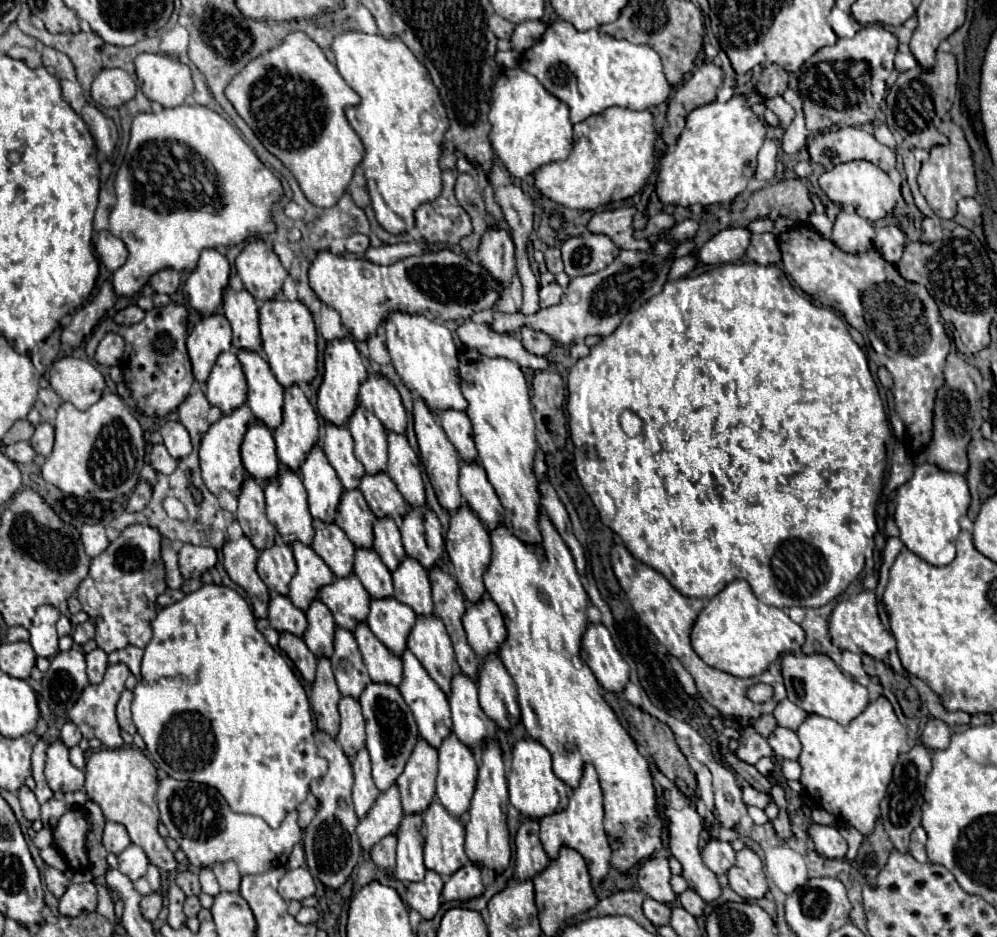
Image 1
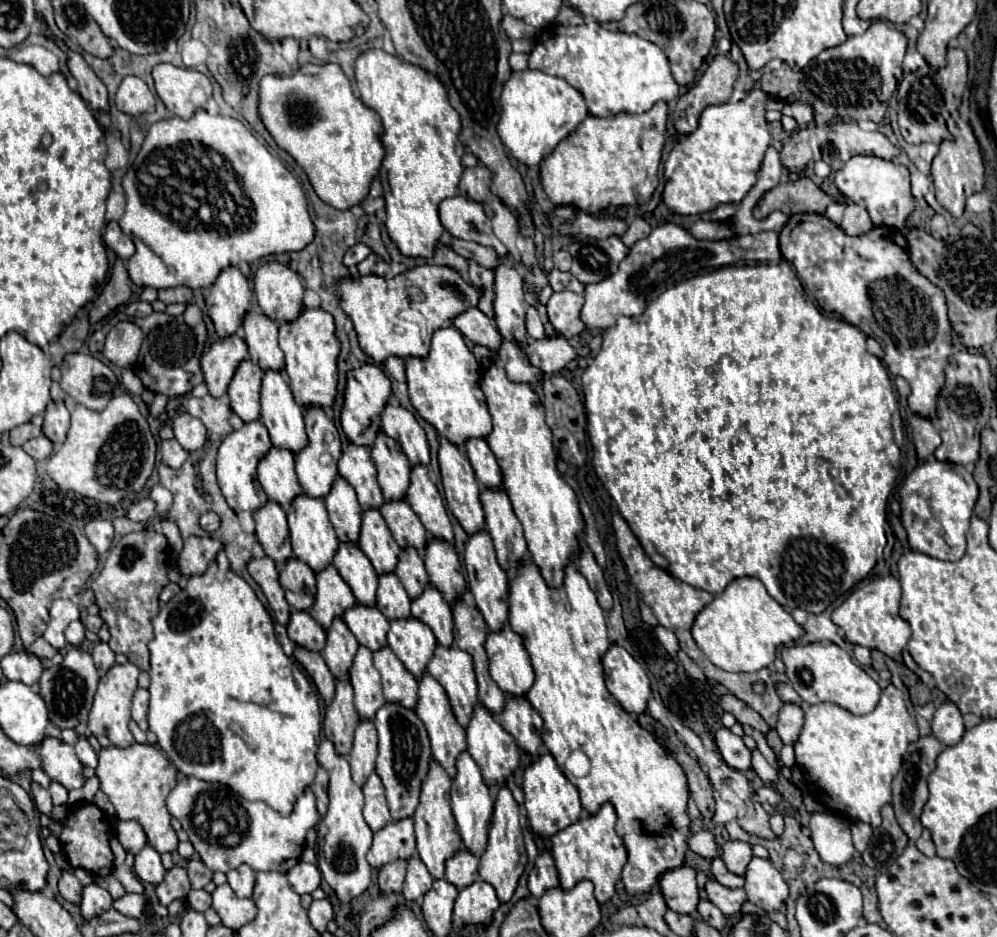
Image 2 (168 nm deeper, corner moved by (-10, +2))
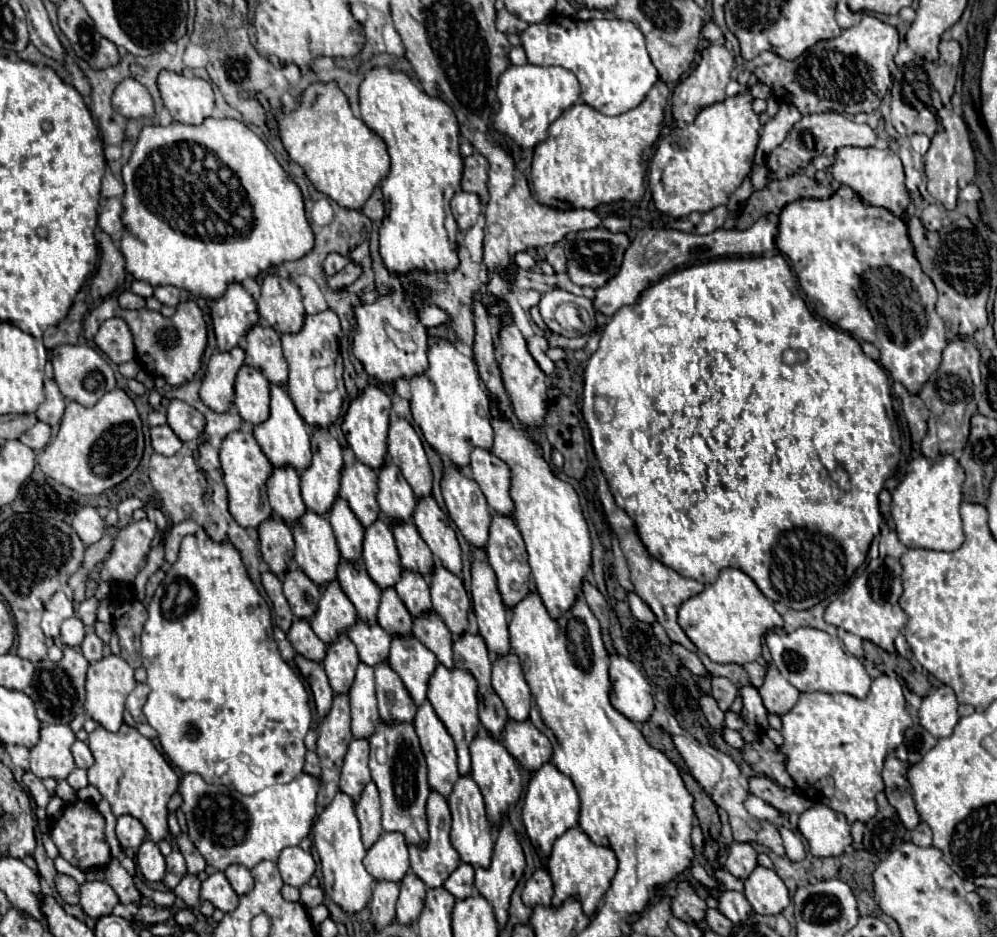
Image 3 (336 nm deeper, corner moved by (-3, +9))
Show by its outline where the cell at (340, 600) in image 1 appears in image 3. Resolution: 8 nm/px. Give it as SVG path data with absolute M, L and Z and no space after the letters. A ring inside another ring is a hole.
M358 619L358 623L348 631L348 637L356 645L362 663L374 667L378 663L388 661L392 637L380 625L368 625Z

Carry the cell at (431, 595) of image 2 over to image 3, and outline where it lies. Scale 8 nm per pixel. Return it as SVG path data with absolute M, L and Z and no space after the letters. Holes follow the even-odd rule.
M434 611L414 619L412 633L426 649L430 649L436 655L438 663L442 663L444 667L454 667L452 633L448 631L448 627L442 623L442 619Z

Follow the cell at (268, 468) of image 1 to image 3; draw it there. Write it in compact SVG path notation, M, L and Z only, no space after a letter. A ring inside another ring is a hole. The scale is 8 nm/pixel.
M290 467L274 469L268 483L268 499L274 509L274 515L280 517L284 523L294 523L294 519L302 517L306 505L300 495L300 477Z

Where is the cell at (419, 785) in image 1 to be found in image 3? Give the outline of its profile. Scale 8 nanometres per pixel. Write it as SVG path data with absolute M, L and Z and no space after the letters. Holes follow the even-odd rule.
M436 791L430 793L426 813L428 813L428 825L430 825L430 829L428 829L430 841L428 841L426 849L410 847L410 867L412 867L412 873L420 881L424 881L428 887L434 889L434 887L442 887L444 881L450 877L450 873L456 871L456 867L460 865L460 857L450 843L450 809L448 809L446 799L440 793L436 793Z

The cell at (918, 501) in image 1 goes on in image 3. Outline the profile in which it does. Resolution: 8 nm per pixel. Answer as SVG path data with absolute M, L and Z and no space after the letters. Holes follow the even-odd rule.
M952 455L938 459L918 457L908 465L906 477L892 491L892 517L898 539L906 547L924 547L934 551L956 551L964 543L960 501L964 471Z

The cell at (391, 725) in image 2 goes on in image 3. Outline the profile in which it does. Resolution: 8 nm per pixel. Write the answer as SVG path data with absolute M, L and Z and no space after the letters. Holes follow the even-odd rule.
M378 723L376 733L368 739L370 743L370 771L372 781L376 783L382 799L382 827L384 831L398 831L404 835L406 845L426 847L428 831L426 831L426 799L430 795L428 779L426 779L426 761L418 743L418 735L414 731L414 725L408 723L394 723L392 727L388 723Z

